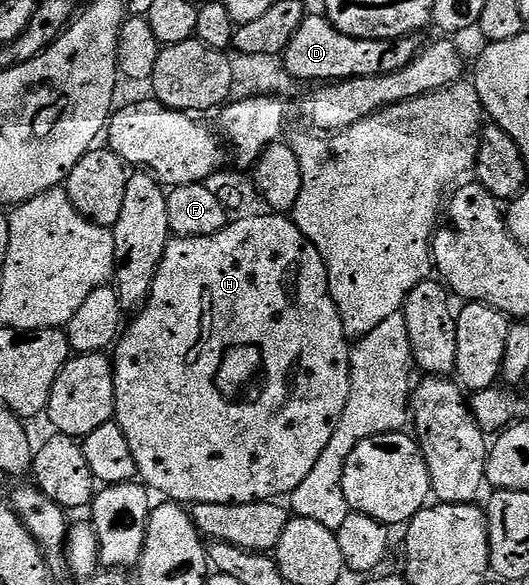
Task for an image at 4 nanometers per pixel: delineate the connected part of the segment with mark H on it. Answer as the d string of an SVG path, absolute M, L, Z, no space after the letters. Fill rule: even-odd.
M264 212L265 214L253 214L250 218L241 218L230 221L225 229L215 232L211 236L195 236L194 238L170 237L167 248L163 252L163 260L155 272L155 280L151 284L151 292L148 300L140 310L132 315L133 323L124 327L123 333L116 343L115 351L111 361L113 363L113 375L115 376L115 412L114 419L119 428L123 428L123 436L127 436L127 444L131 447L131 456L135 456L137 473L140 481L150 491L158 490L162 499L178 504L247 504L248 502L268 502L280 499L282 496L292 494L307 476L311 476L311 468L323 456L323 448L327 448L331 436L335 436L335 428L339 424L339 416L343 416L343 408L347 408L347 396L351 392L351 364L349 363L349 352L351 349L350 339L343 332L343 320L339 316L339 308L335 308L335 300L329 291L329 277L325 261L321 259L321 253L315 248L315 244L306 242L301 229L295 225L292 217L284 213Z

